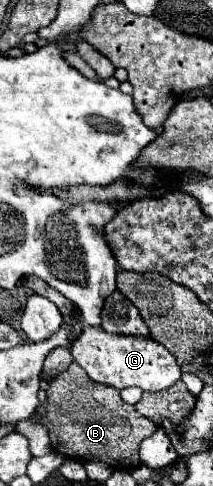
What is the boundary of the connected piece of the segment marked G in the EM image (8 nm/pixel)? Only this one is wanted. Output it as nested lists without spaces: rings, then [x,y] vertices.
[[[84,326],[80,338],[76,338],[70,352],[74,356],[74,362],[78,362],[94,382],[100,382],[118,390],[128,386],[138,386],[146,392],[158,392],[158,390],[170,388],[182,376],[182,370],[176,358],[168,354],[160,342],[144,336],[136,336],[136,338],[112,336],[102,328]]]

